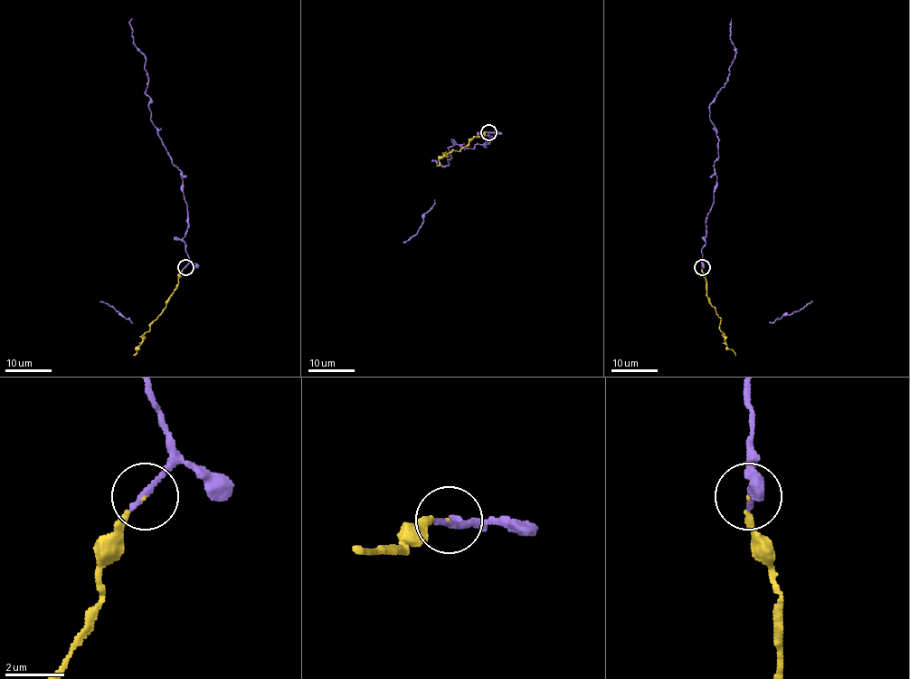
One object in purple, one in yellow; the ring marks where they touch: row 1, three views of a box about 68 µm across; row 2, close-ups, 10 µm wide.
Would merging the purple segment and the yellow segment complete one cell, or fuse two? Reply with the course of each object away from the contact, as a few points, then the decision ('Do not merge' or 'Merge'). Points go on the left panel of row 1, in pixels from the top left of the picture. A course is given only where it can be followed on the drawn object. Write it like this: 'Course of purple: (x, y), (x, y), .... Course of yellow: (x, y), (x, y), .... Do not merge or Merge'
Course of purple: (184, 267), (188, 254), (183, 237), (188, 218), (183, 177), (150, 119), (146, 60), (133, 40), (132, 18). Course of yellow: (184, 267), (178, 284), (133, 355). Merge

